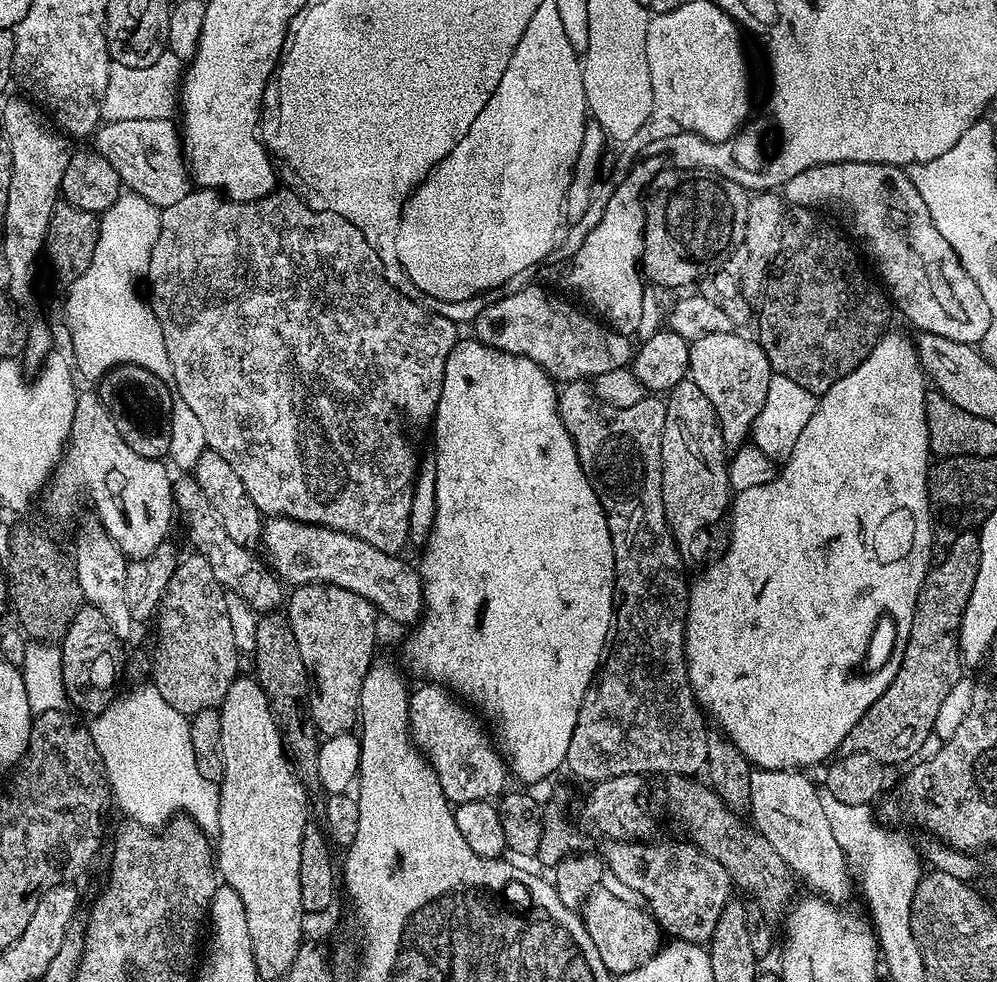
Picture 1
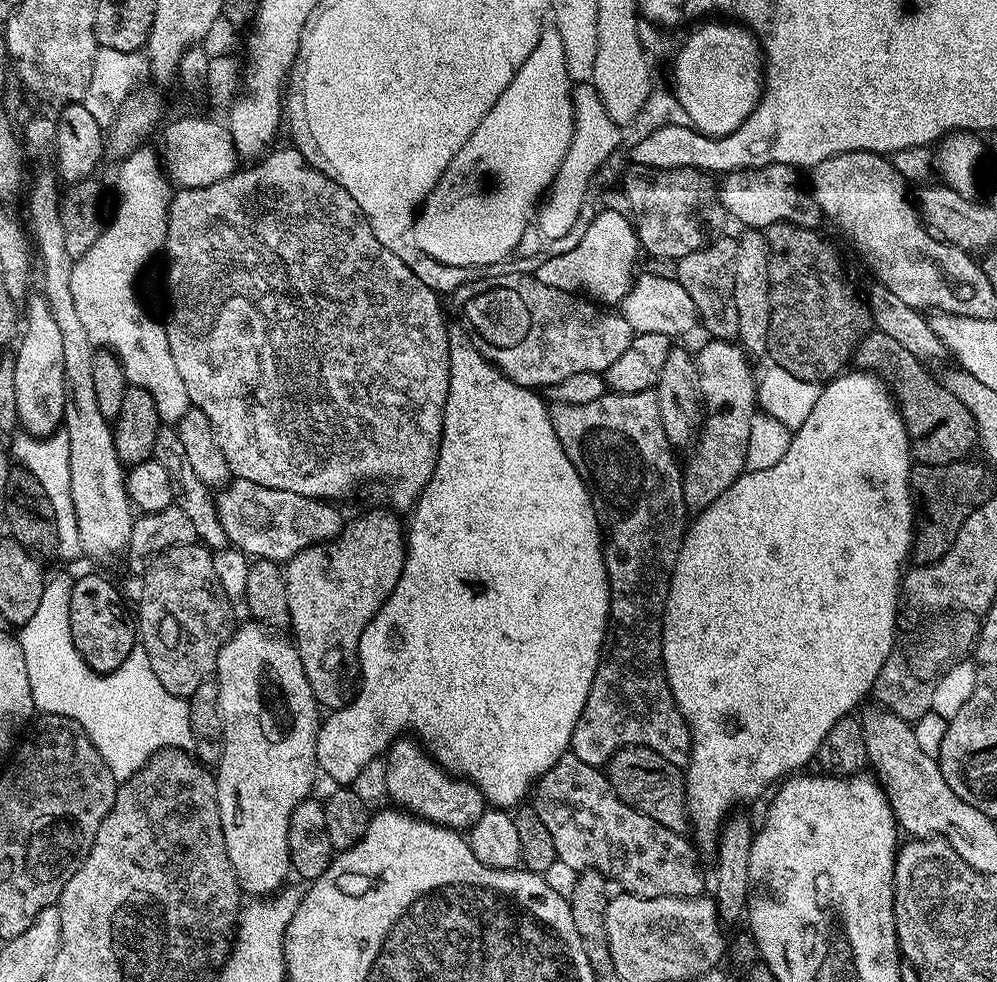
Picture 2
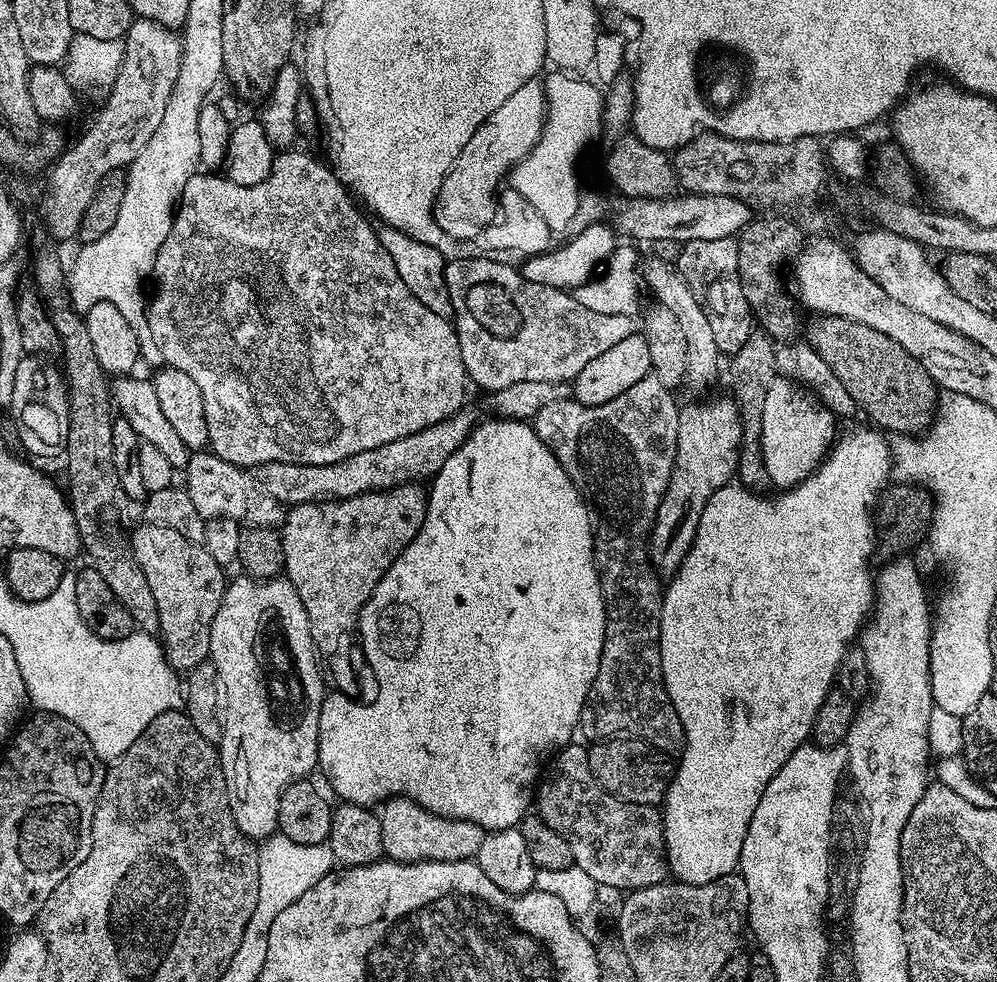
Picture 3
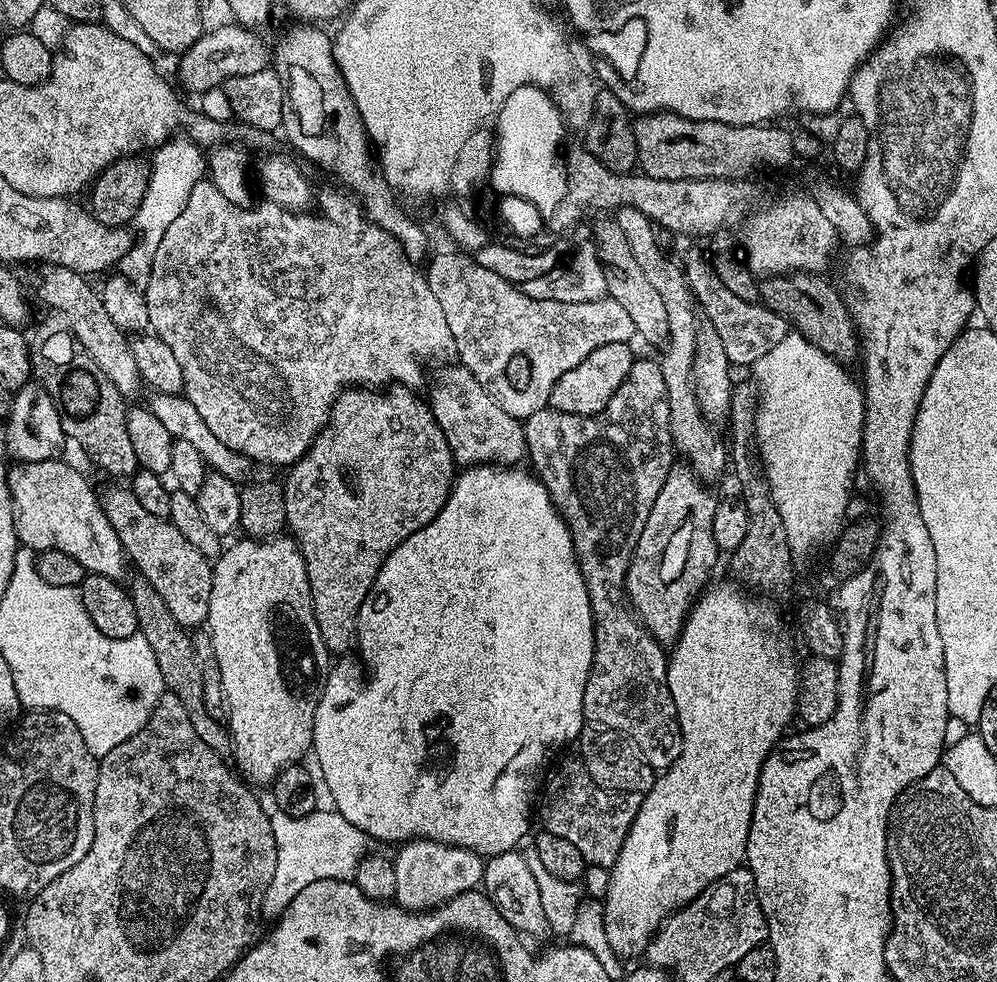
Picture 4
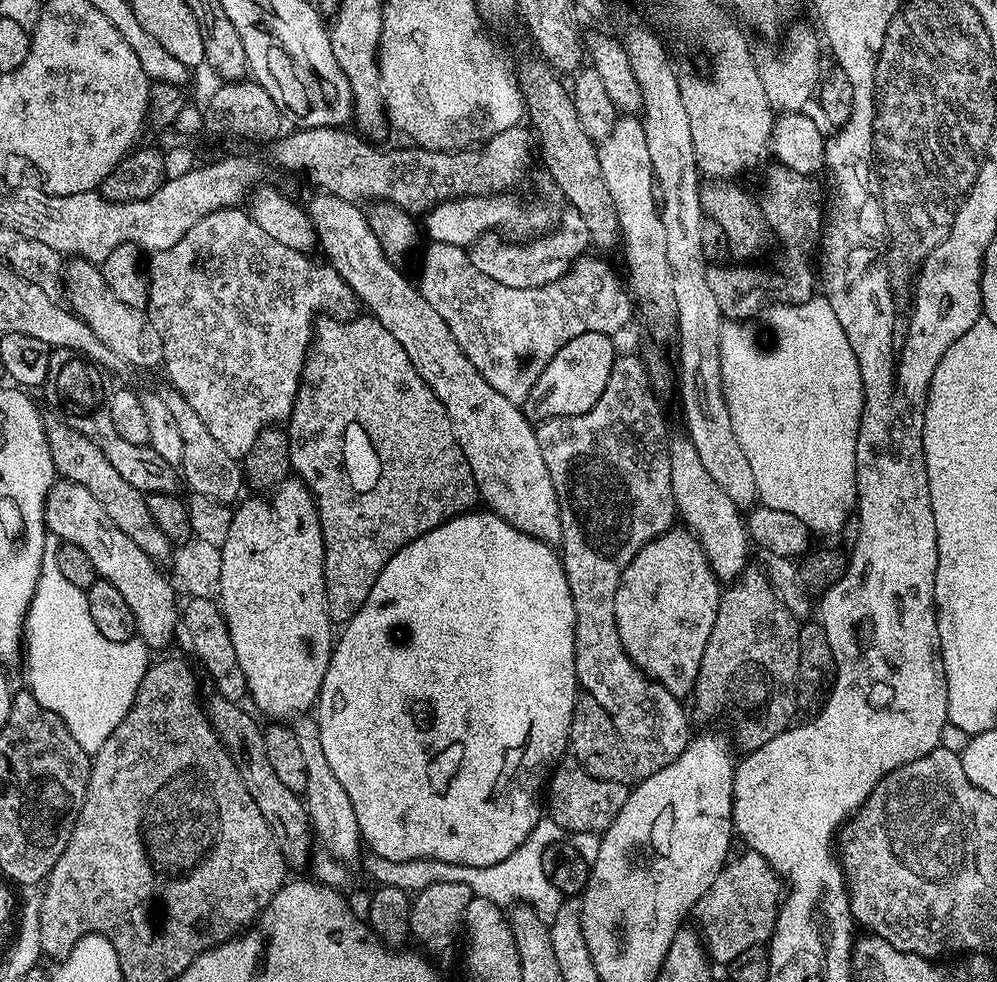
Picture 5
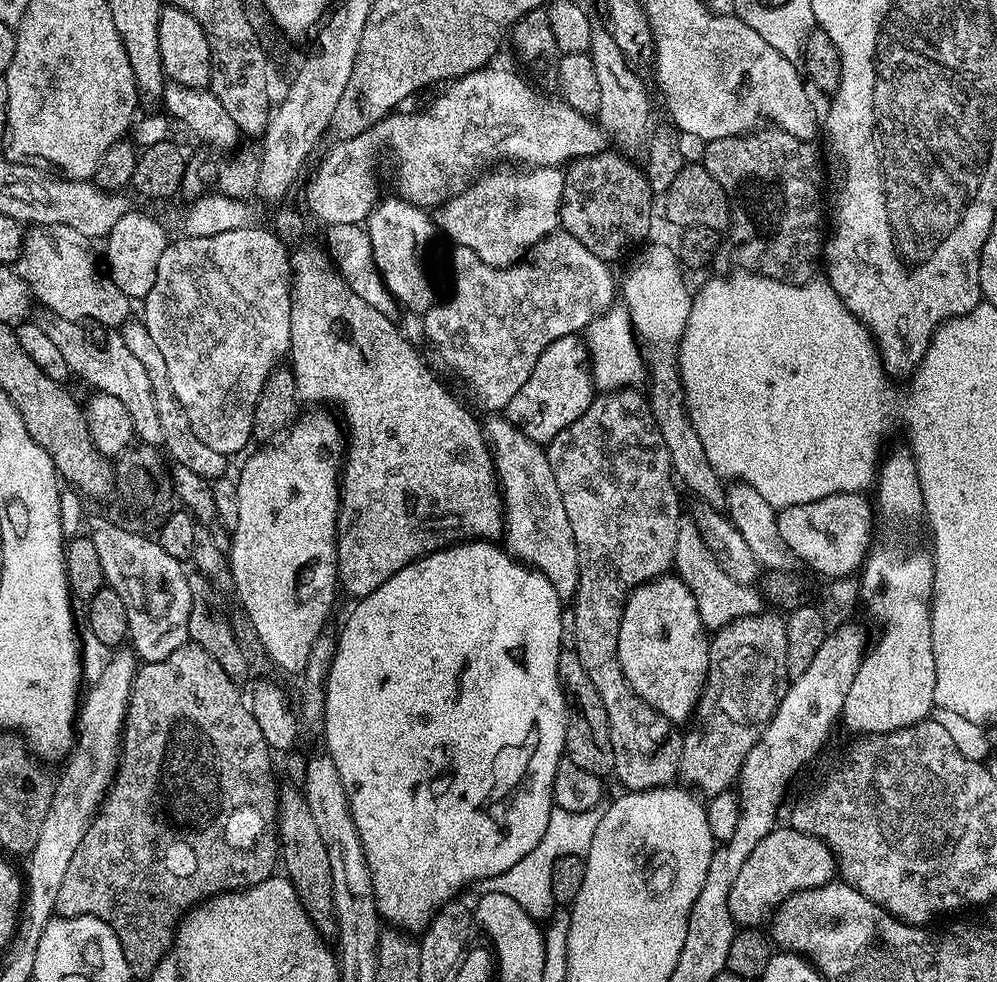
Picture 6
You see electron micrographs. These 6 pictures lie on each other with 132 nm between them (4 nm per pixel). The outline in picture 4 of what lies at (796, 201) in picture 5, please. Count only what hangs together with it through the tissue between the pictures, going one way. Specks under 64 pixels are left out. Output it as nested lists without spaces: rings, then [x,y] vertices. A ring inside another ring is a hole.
[[[707,259],[683,261],[682,271],[684,281],[688,283],[688,289],[699,304],[703,315],[705,312],[708,315],[705,316],[707,321],[718,330],[718,338],[722,338],[722,350],[728,352],[729,365],[753,366],[776,343],[782,342],[784,336],[789,333],[789,325],[779,313],[771,312],[760,302],[755,304],[742,302],[742,298],[738,298],[738,294],[726,290],[722,286],[722,278],[718,278],[718,274],[714,274]]]

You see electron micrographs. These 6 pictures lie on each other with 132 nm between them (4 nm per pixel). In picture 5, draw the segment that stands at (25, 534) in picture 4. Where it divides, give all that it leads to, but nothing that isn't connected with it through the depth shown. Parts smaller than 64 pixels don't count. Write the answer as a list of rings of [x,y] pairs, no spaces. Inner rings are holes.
[[[63,478],[57,479],[44,503],[44,526],[57,541],[86,550],[86,558],[94,562],[97,577],[110,582],[110,586],[116,587],[122,598],[126,598],[134,614],[136,636],[144,641],[146,647],[156,650],[171,642],[176,632],[176,620],[178,624],[173,581],[168,581],[160,573],[161,565],[151,560],[146,550],[134,546],[134,542],[130,542],[130,538],[126,538],[126,534],[122,534],[122,530],[118,530],[110,518],[106,518],[106,510],[102,510],[98,498],[94,498],[86,486],[78,486]]]

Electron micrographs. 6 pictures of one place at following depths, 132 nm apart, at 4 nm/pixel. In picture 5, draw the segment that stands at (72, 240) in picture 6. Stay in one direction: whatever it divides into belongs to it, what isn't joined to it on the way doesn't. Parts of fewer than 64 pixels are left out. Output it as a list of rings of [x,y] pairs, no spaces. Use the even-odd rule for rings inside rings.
[[[72,258],[66,264],[66,279],[64,281],[67,307],[72,310],[78,319],[84,320],[106,344],[120,355],[133,369],[157,368],[164,362],[164,343],[162,334],[154,330],[152,321],[148,319],[145,309],[126,306],[110,290],[103,271],[89,260]]]

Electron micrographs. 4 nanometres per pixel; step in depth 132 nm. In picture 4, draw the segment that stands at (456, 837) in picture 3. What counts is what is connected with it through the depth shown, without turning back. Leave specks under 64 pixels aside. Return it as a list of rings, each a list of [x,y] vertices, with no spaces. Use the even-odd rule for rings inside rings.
[[[409,840],[401,843],[394,855],[395,903],[407,912],[430,912],[458,894],[481,887],[485,861],[476,852],[433,840]]]

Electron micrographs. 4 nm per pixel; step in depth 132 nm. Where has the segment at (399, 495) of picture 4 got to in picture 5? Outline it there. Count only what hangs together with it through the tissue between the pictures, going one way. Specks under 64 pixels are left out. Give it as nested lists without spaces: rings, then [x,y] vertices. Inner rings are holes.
[[[371,314],[360,315],[315,321],[300,389],[286,421],[292,472],[311,492],[322,526],[328,619],[340,626],[362,610],[378,574],[399,548],[478,504],[476,483],[454,438],[446,406],[414,370],[394,334]]]

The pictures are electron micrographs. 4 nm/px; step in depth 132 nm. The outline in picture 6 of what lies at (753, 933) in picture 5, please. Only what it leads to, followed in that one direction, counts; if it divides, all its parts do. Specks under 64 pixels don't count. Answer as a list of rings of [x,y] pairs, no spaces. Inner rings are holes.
[[[778,826],[754,850],[742,865],[742,871],[730,890],[732,921],[744,928],[756,928],[767,921],[778,905],[793,892],[820,888],[833,883],[838,872],[838,860],[824,841],[799,832],[791,826]]]

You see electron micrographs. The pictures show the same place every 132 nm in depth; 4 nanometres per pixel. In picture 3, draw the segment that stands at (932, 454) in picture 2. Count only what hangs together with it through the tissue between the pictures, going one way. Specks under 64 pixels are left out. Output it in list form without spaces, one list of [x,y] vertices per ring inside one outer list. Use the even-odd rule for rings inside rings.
[[[817,315],[809,324],[807,321],[806,343],[834,370],[848,400],[856,403],[877,429],[912,437],[927,432],[936,415],[938,386],[894,338],[862,326],[862,322],[850,322],[850,318]]]

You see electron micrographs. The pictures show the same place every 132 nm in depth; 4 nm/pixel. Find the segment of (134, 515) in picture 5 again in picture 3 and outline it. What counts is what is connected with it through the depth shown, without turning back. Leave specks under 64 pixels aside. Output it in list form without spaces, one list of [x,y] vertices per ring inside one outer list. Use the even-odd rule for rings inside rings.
[[[140,522],[130,532],[134,558],[150,582],[158,605],[164,657],[177,673],[187,674],[209,659],[210,626],[224,597],[225,569],[206,551],[203,543],[188,540],[178,530]]]

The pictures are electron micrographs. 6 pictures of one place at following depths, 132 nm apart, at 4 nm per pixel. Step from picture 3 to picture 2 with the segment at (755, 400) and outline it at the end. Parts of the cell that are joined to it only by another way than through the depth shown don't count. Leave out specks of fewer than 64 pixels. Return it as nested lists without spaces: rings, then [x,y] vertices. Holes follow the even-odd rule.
[[[745,229],[740,240],[740,253],[731,269],[732,304],[738,322],[738,340],[749,357],[764,356],[768,351],[768,331],[772,313],[772,275],[768,269],[766,236],[759,229]]]

